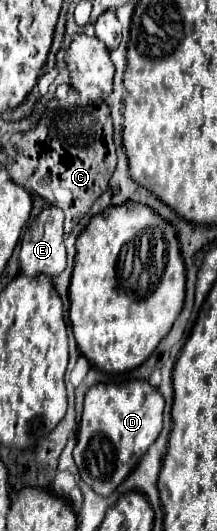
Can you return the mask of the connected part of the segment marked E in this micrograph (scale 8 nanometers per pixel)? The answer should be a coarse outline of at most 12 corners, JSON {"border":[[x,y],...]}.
{"border":[[51,206],[23,234],[25,276],[57,276],[65,260],[63,212]]}

